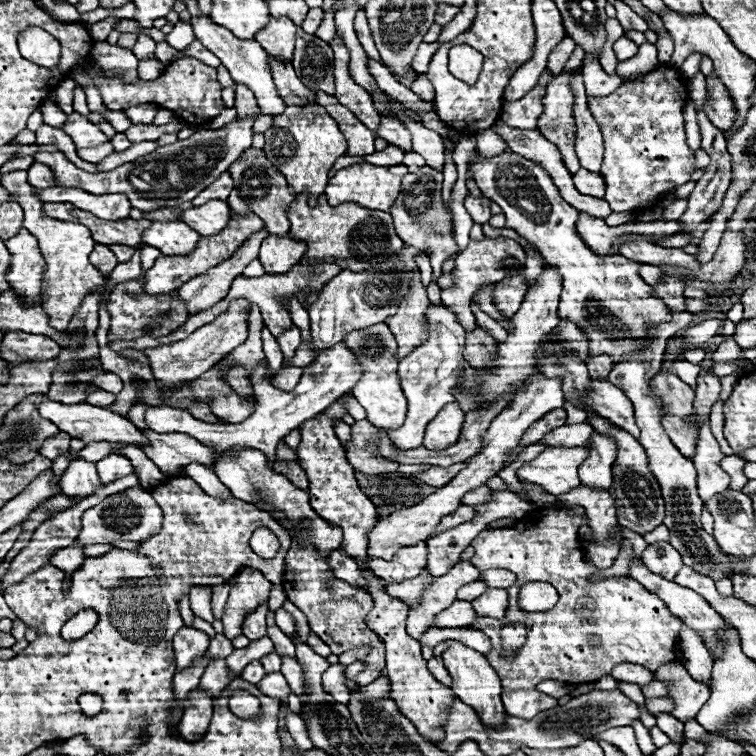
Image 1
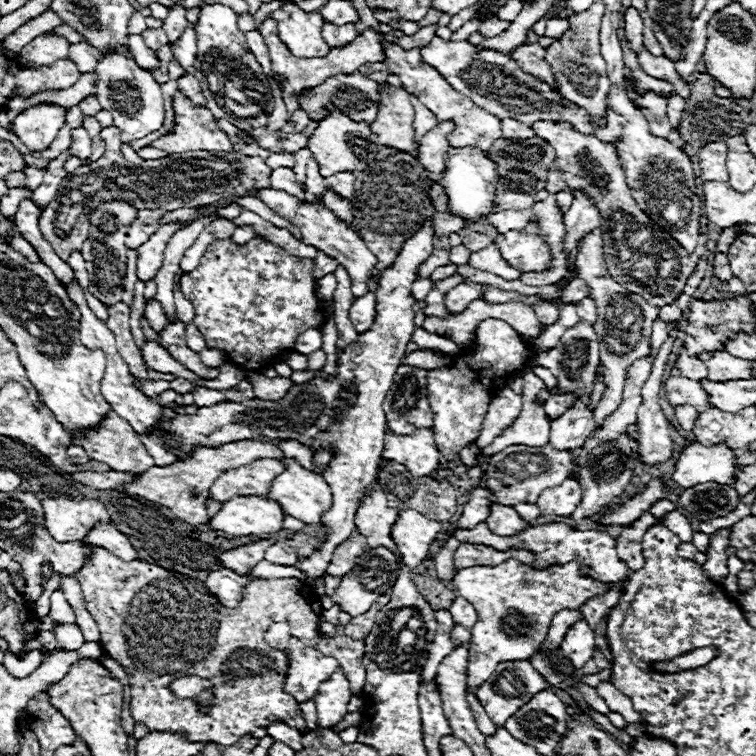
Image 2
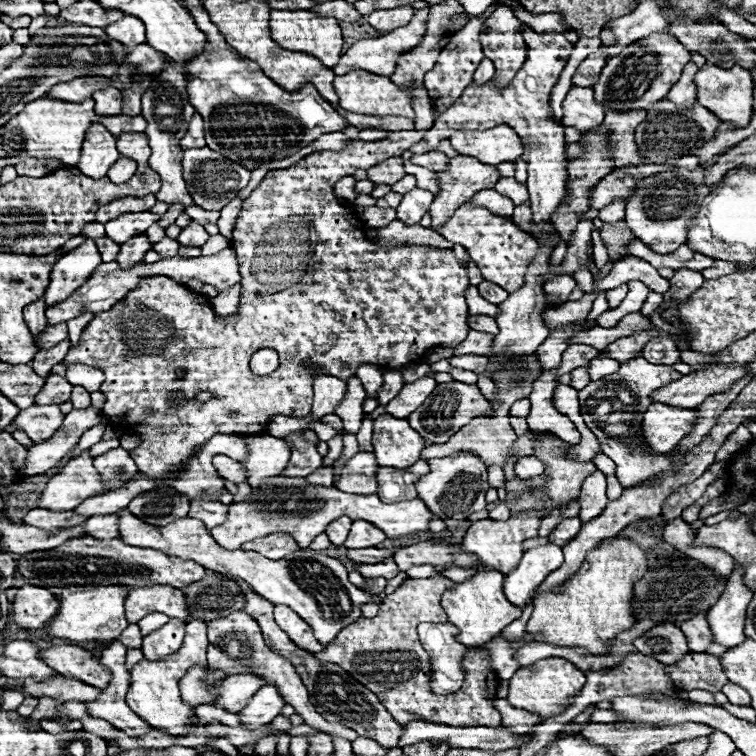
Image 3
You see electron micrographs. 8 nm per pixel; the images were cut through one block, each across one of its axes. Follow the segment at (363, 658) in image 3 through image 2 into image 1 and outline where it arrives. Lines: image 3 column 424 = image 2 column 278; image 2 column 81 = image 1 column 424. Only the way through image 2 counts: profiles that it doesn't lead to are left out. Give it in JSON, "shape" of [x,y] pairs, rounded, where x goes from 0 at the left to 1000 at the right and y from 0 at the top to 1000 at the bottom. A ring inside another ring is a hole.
{"shape":[[[561,754],[556,762],[550,762],[550,767],[534,767],[534,772],[513,772],[513,786],[545,802],[550,799],[550,794],[556,794],[556,780],[569,770],[571,765],[566,762],[566,754]]]}

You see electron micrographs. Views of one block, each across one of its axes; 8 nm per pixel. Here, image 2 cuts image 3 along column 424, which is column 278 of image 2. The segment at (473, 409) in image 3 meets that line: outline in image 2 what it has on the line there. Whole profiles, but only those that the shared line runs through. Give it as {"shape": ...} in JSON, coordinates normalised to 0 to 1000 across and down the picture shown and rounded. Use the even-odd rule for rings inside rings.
{"shape":[[[569,294],[558,296],[558,302],[548,310],[548,317],[540,317],[534,323],[532,333],[526,336],[526,344],[516,354],[511,354],[511,360],[505,360],[505,365],[500,365],[500,381],[495,386],[497,389],[497,423],[495,423],[489,437],[474,442],[474,450],[460,455],[447,468],[444,497],[437,497],[437,500],[415,497],[413,503],[407,503],[402,508],[389,508],[376,526],[362,529],[362,532],[360,529],[344,529],[344,526],[333,526],[333,529],[323,529],[323,532],[302,532],[299,529],[299,532],[283,534],[283,537],[262,540],[262,545],[254,548],[254,550],[238,550],[225,537],[214,537],[214,553],[209,558],[209,566],[220,579],[220,590],[238,608],[251,606],[259,590],[288,593],[288,590],[302,587],[302,585],[333,582],[333,579],[347,579],[347,577],[352,577],[357,582],[394,582],[405,590],[413,590],[415,595],[437,593],[442,598],[442,606],[434,611],[431,622],[426,624],[426,632],[437,643],[437,651],[439,651],[439,659],[442,659],[439,672],[426,677],[426,685],[423,685],[426,696],[431,698],[431,714],[407,738],[399,738],[392,746],[392,751],[397,751],[405,759],[402,770],[407,770],[413,778],[418,775],[418,765],[431,757],[442,725],[447,720],[452,720],[452,714],[458,714],[471,701],[468,683],[471,683],[474,667],[476,667],[481,651],[497,635],[500,614],[503,614],[503,606],[505,606],[505,598],[508,598],[508,574],[511,574],[511,548],[505,542],[505,532],[511,526],[511,519],[519,511],[519,500],[524,495],[524,487],[532,481],[532,471],[537,468],[537,455],[542,452],[542,444],[545,444],[545,437],[548,437],[548,410],[545,410],[548,394],[542,392],[542,378],[550,370],[550,354],[571,333],[571,315],[574,315],[571,296]]]}

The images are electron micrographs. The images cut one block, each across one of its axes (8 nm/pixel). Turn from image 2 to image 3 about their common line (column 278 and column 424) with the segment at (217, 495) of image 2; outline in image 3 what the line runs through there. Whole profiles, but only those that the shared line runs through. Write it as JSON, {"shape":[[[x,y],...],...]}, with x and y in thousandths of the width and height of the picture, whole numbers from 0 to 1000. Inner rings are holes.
{"shape":[[[553,608],[545,619],[524,622],[524,619],[500,619],[500,656],[508,664],[534,664],[550,659],[550,635],[566,624],[566,614]]]}

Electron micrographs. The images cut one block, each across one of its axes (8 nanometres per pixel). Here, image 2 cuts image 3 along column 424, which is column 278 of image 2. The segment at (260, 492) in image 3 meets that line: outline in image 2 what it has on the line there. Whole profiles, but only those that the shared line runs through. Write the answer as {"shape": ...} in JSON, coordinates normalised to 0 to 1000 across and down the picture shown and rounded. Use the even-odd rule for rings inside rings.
{"shape":[[[310,656],[294,667],[278,696],[307,709],[339,706],[347,712],[373,701],[373,688],[376,677],[360,661],[347,656]]]}

